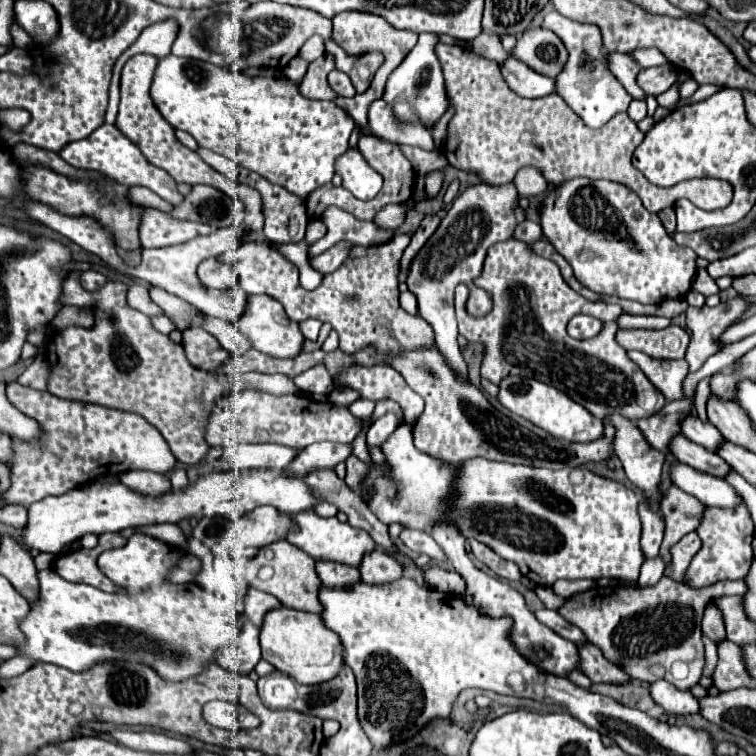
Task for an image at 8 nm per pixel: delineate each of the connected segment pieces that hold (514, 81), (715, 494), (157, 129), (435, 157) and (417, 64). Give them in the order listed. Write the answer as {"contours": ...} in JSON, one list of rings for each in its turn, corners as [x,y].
{"contours":[[[[515,58],[503,62],[503,78],[507,78],[509,88],[523,98],[543,98],[555,92],[555,80],[523,66],[523,62]]],[[[675,462],[669,468],[669,476],[677,488],[695,496],[705,506],[735,508],[741,502],[735,488],[731,484],[727,484],[723,478],[715,478],[707,472],[699,472],[687,464]]],[[[133,56],[123,66],[123,72],[121,72],[121,104],[119,104],[117,128],[139,146],[143,156],[153,166],[165,170],[175,182],[185,182],[185,184],[191,184],[191,186],[207,184],[207,186],[213,186],[213,188],[229,194],[233,200],[243,202],[245,208],[249,210],[249,214],[243,214],[243,220],[241,220],[239,226],[247,232],[261,232],[263,230],[263,200],[261,200],[261,194],[251,186],[233,182],[227,176],[219,174],[207,162],[203,162],[197,152],[191,152],[189,148],[185,148],[175,138],[173,128],[167,124],[167,120],[155,108],[151,94],[149,94],[149,88],[151,88],[151,80],[153,80],[153,72],[157,68],[157,62],[159,60],[155,56]]],[[[397,144],[415,171],[427,174],[450,166],[442,151],[426,151],[421,148]]],[[[419,34],[419,42],[411,50],[411,54],[401,62],[399,68],[395,68],[387,80],[383,100],[393,106],[393,112],[403,122],[427,122],[435,124],[447,110],[447,94],[443,86],[443,72],[439,58],[435,54],[435,46],[439,40],[445,44],[463,47],[465,41],[456,39],[446,34]]]]}

